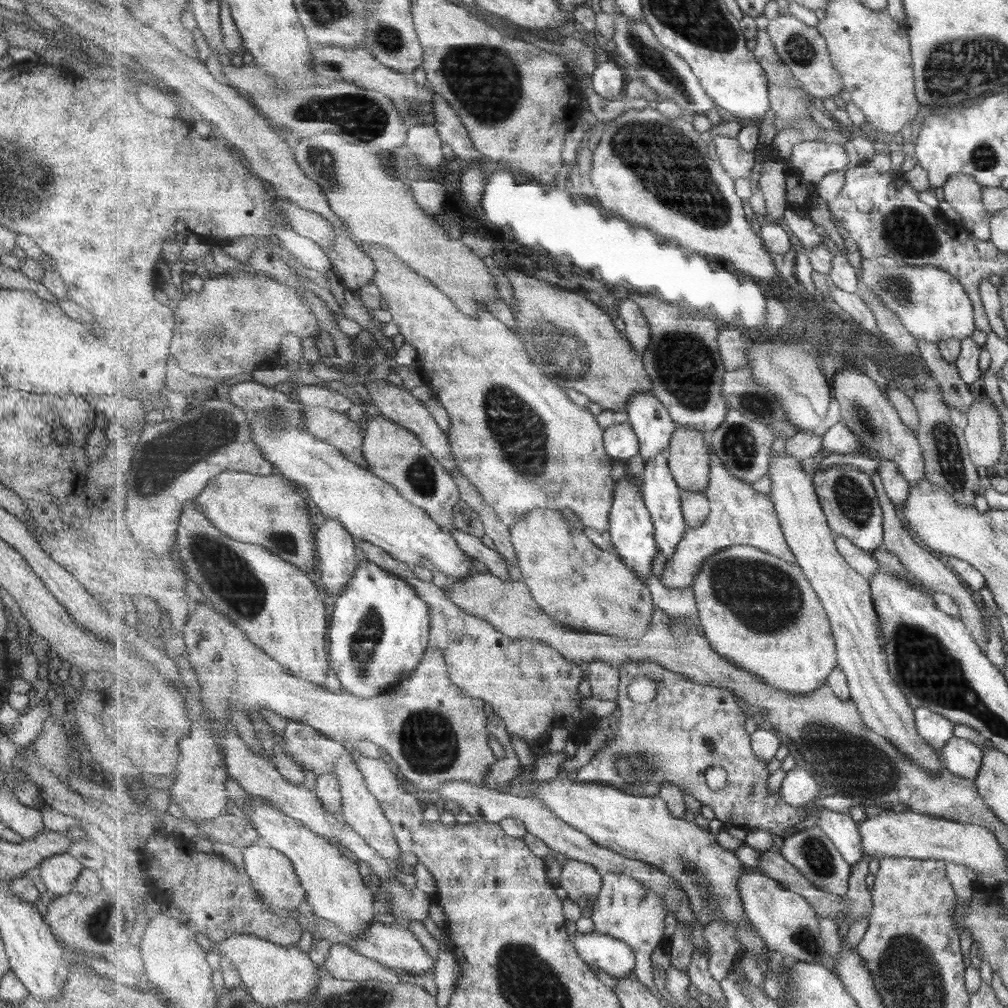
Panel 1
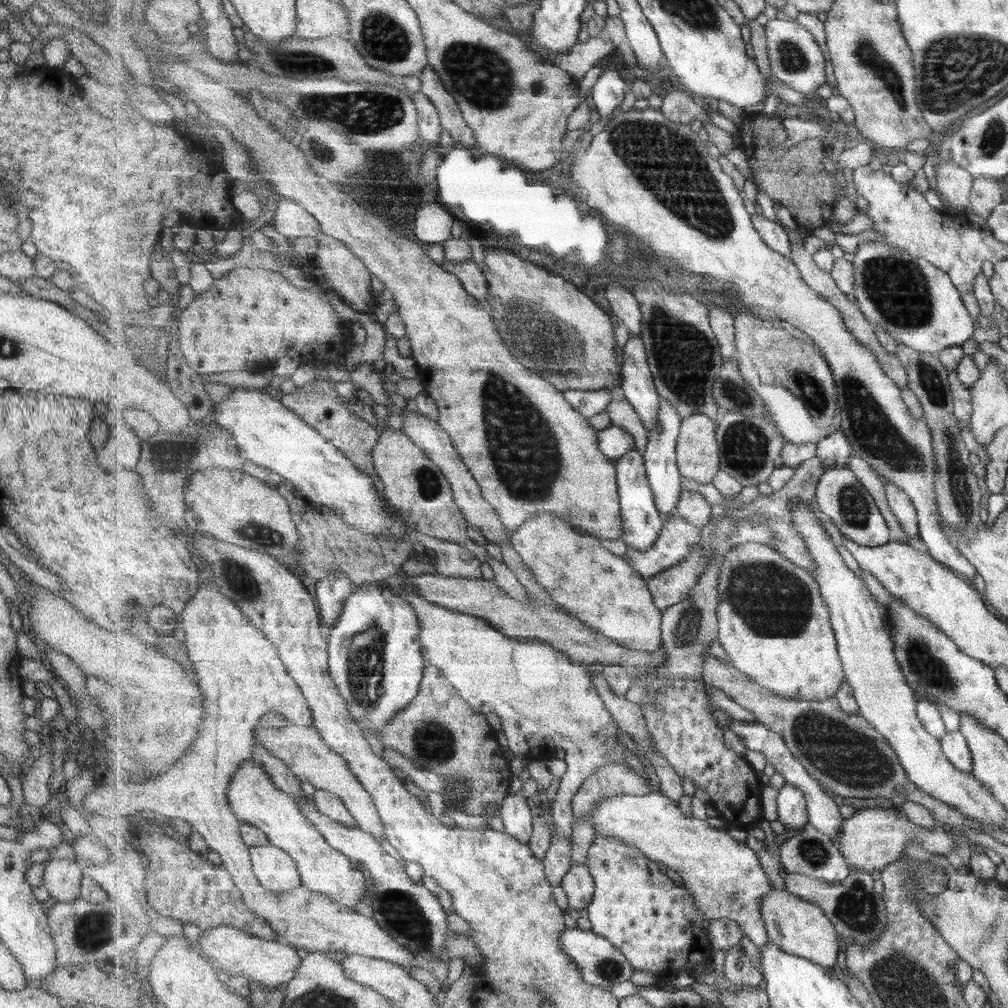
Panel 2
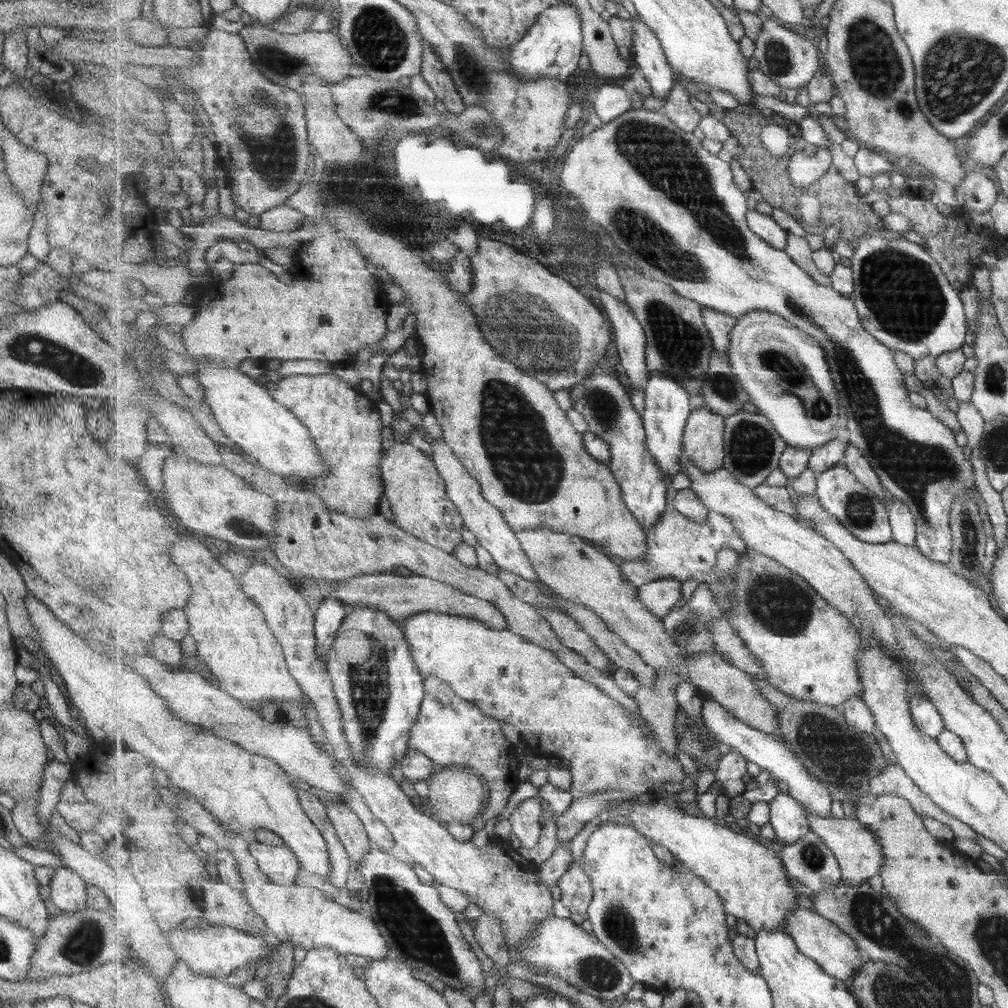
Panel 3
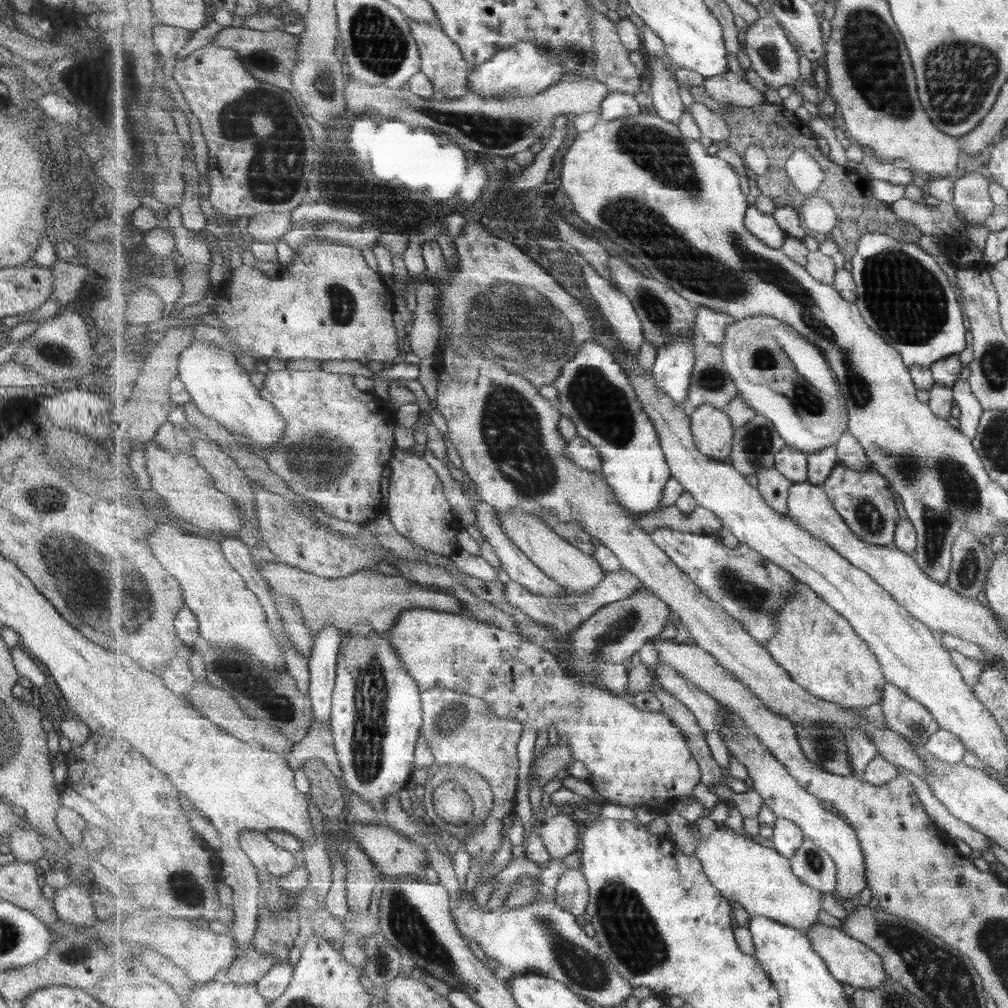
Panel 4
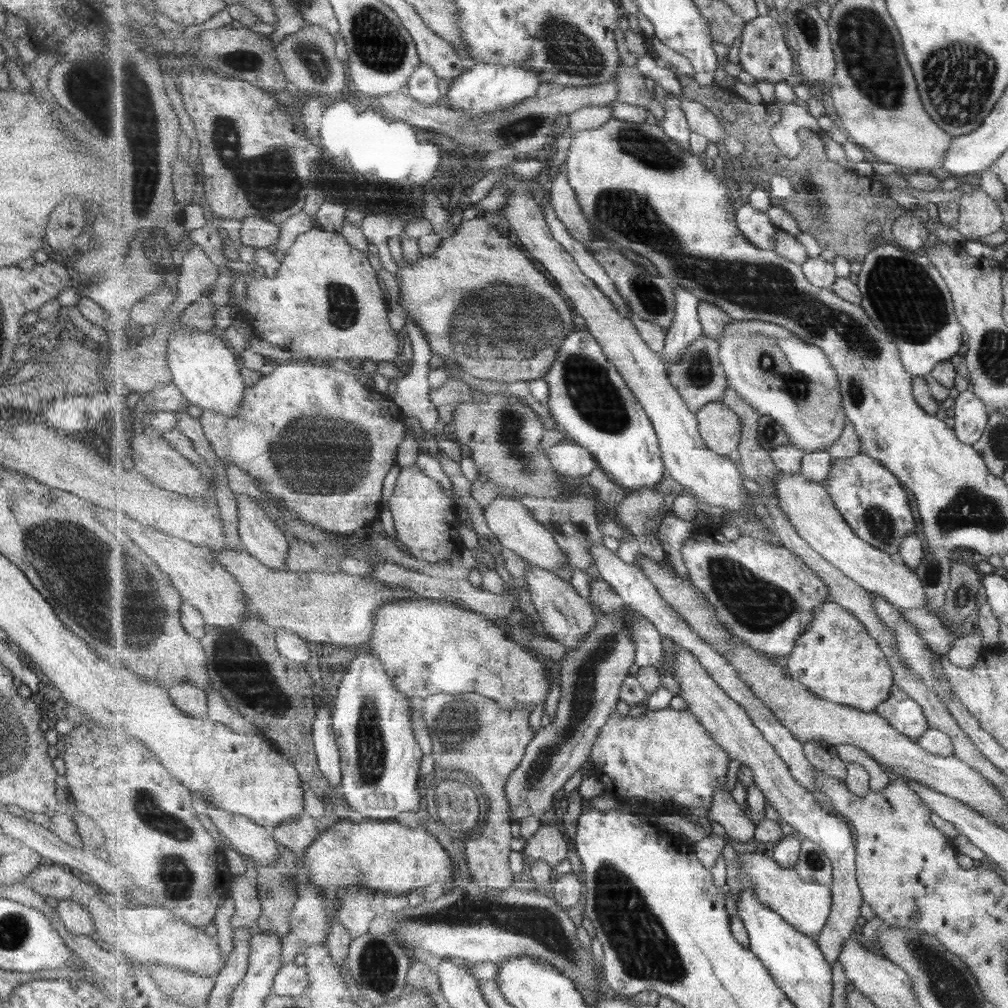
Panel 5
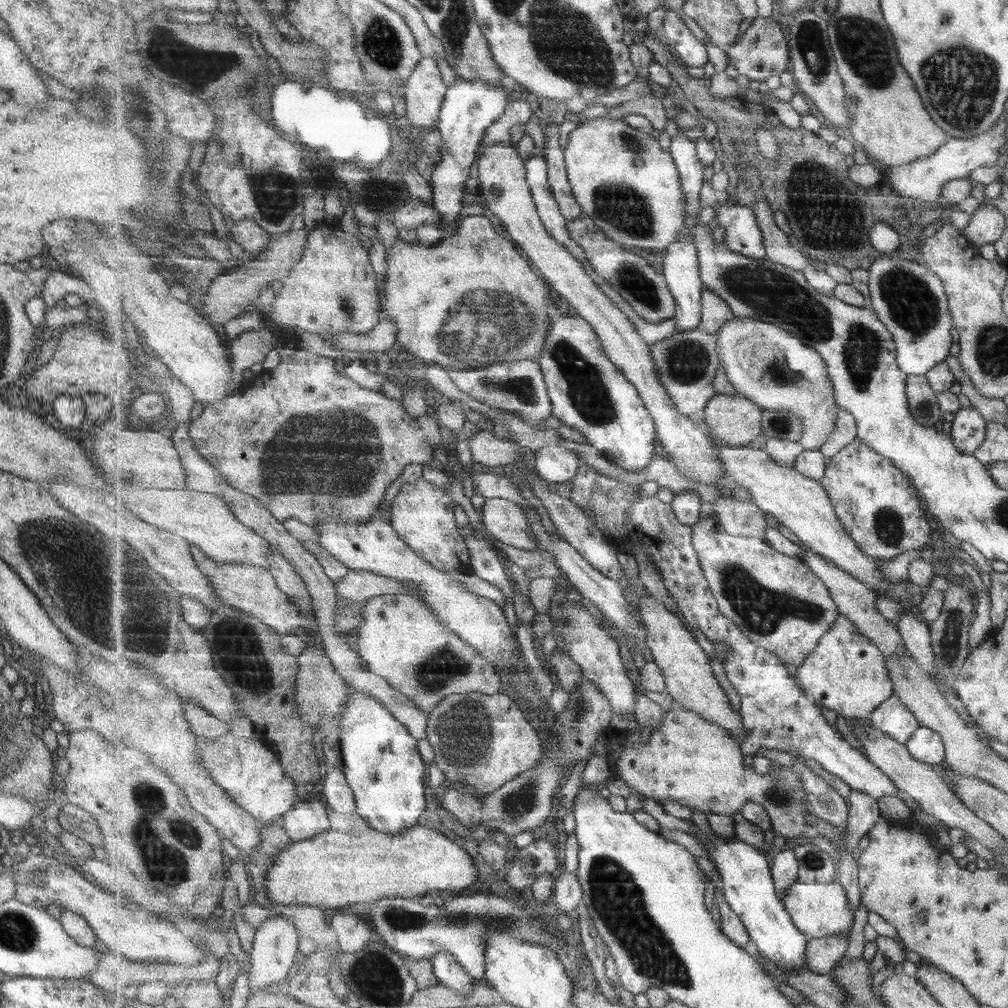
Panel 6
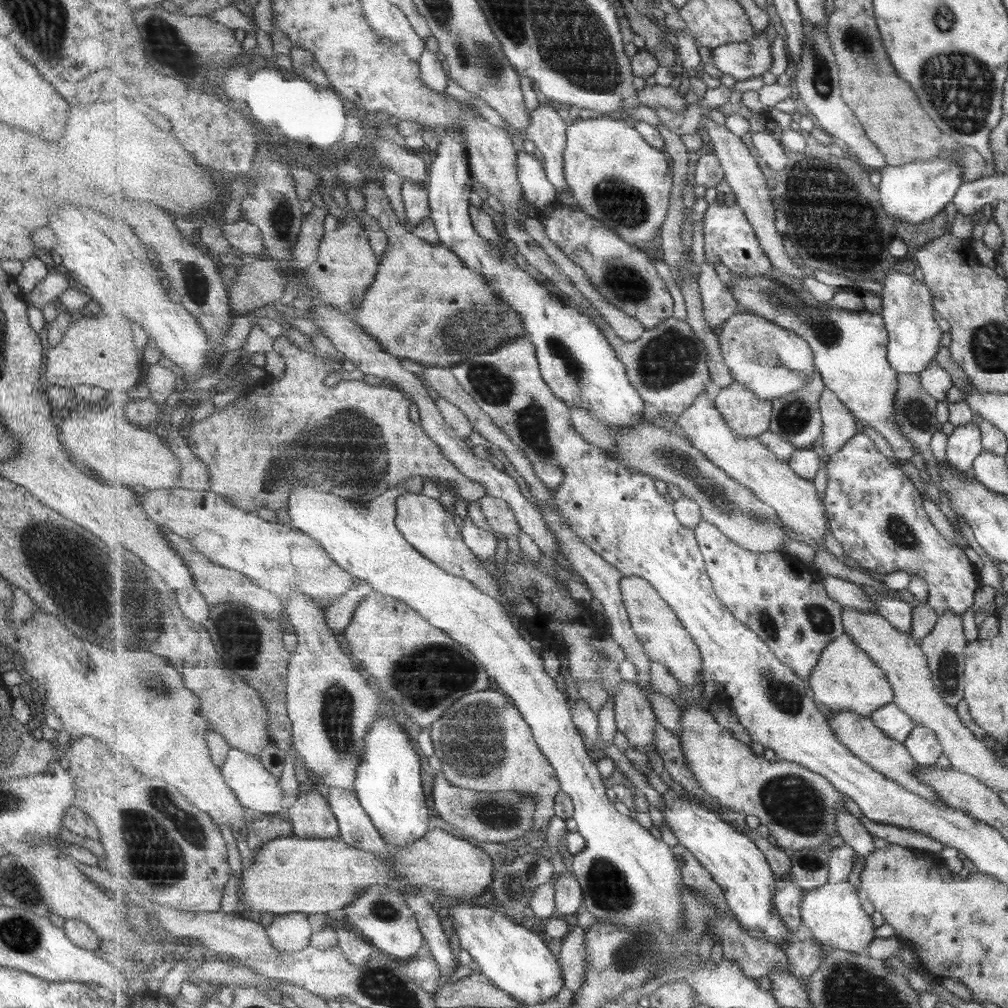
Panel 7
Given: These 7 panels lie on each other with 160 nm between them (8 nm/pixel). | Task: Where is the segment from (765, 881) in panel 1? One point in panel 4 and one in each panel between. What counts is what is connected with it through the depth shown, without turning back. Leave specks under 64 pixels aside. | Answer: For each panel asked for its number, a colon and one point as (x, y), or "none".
2: (799, 927)
3: (819, 938)
4: (850, 960)

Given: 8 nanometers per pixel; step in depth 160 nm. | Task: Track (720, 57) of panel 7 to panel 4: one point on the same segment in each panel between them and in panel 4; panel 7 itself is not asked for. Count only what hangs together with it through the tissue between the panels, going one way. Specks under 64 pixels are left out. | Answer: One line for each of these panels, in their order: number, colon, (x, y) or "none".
4: (772, 56)
5: (764, 54)
6: (761, 52)

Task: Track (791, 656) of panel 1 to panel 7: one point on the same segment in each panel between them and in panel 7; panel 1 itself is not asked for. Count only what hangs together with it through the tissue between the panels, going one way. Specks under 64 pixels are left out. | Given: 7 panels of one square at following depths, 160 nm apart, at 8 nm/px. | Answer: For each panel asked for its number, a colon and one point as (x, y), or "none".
2: (774, 625)
3: (809, 650)
4: (823, 652)
5: (837, 659)
6: (848, 673)
7: (846, 679)

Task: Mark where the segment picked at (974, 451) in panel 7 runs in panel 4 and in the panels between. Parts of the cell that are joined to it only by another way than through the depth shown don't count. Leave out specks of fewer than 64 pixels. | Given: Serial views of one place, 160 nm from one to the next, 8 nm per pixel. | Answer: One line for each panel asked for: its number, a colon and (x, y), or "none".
4: (969, 410)
5: (970, 416)
6: (967, 430)

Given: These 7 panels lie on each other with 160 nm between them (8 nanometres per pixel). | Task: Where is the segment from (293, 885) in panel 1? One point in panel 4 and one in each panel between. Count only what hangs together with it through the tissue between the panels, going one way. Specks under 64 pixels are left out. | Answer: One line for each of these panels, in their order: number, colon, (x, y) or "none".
2: (277, 872)
3: (278, 862)
4: (265, 855)

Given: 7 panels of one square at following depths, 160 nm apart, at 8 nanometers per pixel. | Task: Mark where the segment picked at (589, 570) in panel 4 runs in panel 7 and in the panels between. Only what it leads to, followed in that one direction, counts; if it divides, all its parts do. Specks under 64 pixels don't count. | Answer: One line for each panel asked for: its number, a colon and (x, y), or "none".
5: (516, 527)
6: (505, 519)
7: (500, 515)

